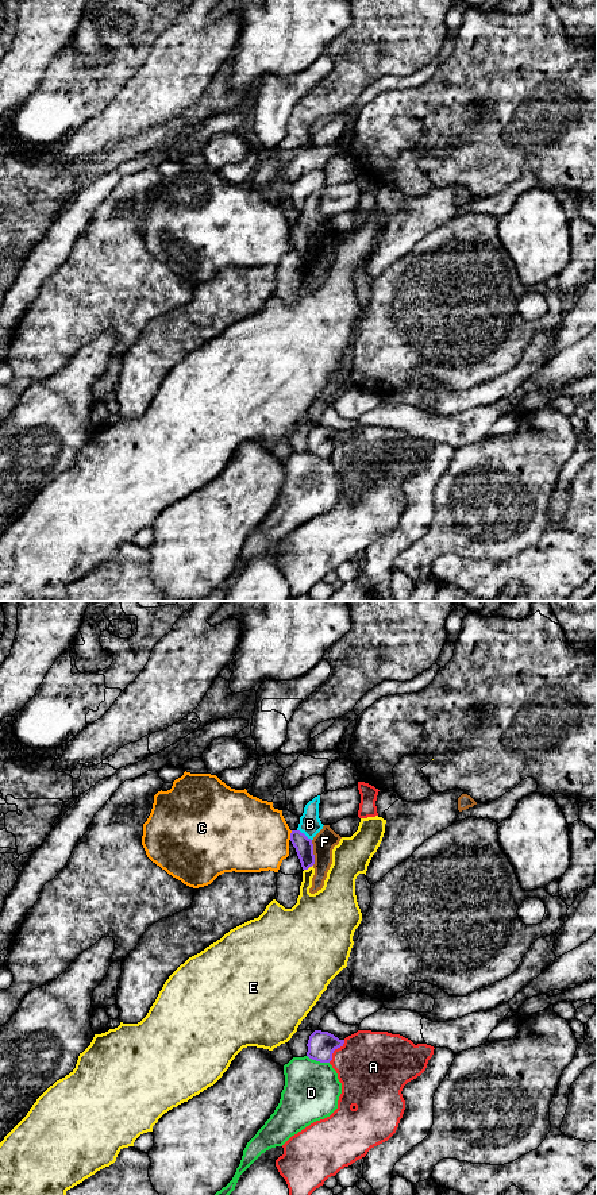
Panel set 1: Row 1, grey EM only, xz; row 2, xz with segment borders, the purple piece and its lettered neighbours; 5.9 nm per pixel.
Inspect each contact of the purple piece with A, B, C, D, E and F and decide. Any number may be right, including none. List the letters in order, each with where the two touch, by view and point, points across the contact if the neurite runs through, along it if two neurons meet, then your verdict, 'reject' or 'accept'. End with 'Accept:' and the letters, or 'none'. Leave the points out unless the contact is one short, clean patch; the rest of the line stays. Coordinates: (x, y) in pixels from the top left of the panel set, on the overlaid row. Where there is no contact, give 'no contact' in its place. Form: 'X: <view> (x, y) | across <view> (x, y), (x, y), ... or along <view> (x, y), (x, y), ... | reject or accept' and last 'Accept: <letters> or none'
A: xz (334, 1049) | reject
B: xz (303, 833) | across xz (304, 847), (303, 833), (309, 824) | accept
C: xz (291, 835) | reject
D: xz (318, 1060) | reject
E: xz (308, 867) | along xz (312, 864), (304, 870) | reject
F: xz (312, 852) | reject
Accept: B

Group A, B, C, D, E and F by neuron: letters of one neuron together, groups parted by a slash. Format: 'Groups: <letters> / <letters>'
Groups: A / B / C / D / E / F

